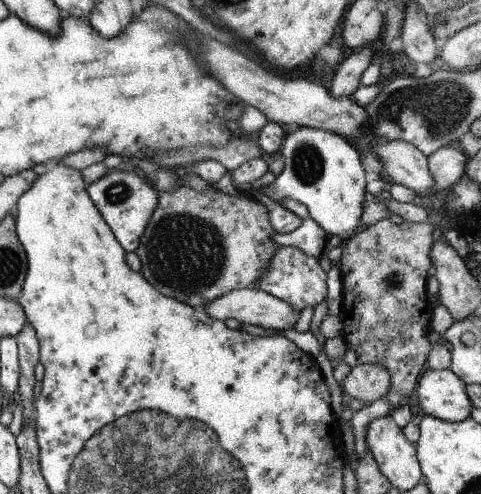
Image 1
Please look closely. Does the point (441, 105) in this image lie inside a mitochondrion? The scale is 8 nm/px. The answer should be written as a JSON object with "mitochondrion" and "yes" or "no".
{"mitochondrion":"yes"}

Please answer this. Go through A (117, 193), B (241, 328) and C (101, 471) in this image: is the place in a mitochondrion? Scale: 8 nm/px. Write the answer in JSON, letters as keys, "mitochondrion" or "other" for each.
{"A":"mitochondrion","B":"other","C":"mitochondrion"}

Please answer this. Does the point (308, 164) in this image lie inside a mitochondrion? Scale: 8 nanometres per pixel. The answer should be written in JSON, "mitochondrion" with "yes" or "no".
{"mitochondrion":"yes"}

